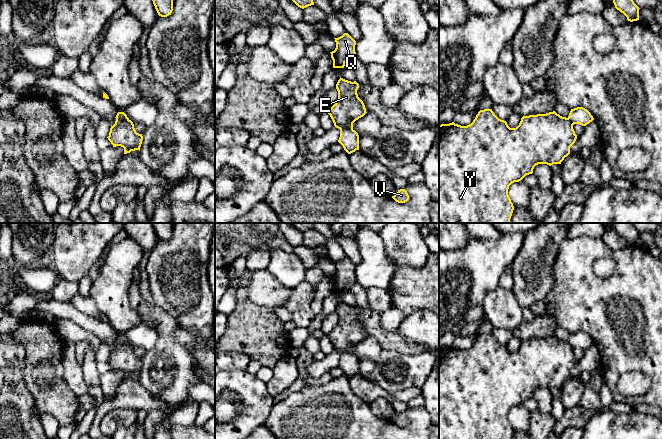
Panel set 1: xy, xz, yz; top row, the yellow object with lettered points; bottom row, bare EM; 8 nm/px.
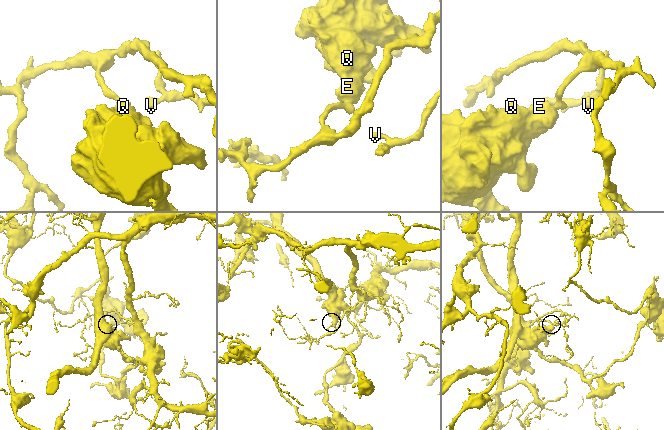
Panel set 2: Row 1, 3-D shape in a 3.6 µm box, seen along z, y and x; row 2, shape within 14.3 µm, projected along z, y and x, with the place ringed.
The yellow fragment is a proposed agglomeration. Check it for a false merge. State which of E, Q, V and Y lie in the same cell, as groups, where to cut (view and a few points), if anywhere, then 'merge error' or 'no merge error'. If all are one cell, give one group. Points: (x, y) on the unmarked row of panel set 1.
E Q Y / V | xy (116, 342), (128, 344) | merge error

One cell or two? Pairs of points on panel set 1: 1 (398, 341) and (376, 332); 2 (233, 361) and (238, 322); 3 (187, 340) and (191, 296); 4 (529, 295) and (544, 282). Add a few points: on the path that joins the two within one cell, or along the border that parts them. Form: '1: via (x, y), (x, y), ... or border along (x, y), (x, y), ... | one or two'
1: via (393, 341), (381, 335) | one
2: border along (225, 349), (241, 351), (250, 360) | two
3: border along (181, 327), (191, 334) | two
4: via (533, 291), (540, 284) | one

